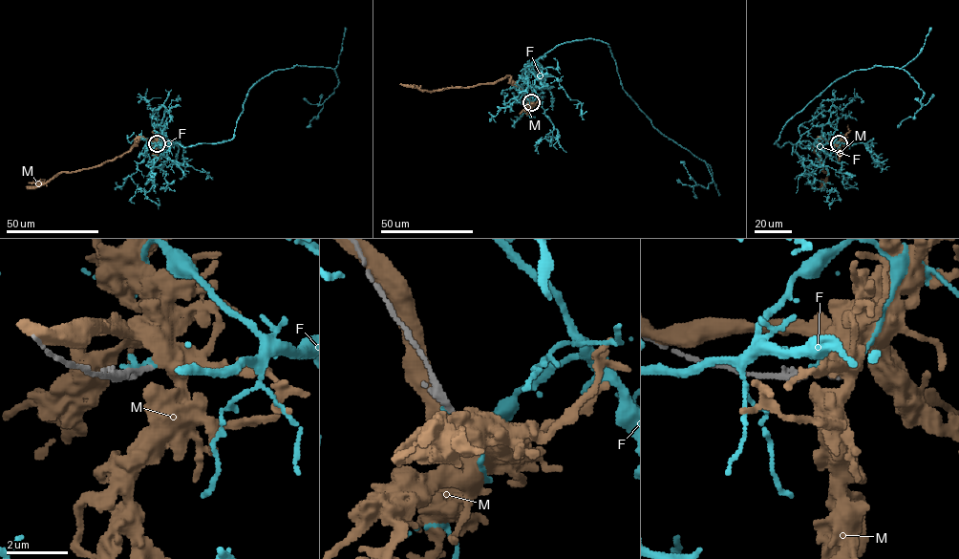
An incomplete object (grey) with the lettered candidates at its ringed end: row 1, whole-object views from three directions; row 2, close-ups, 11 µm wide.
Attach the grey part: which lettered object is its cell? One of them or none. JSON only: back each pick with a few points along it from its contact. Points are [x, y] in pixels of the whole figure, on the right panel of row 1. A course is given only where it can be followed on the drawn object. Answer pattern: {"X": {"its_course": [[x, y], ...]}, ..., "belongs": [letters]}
{"belongs": []}

